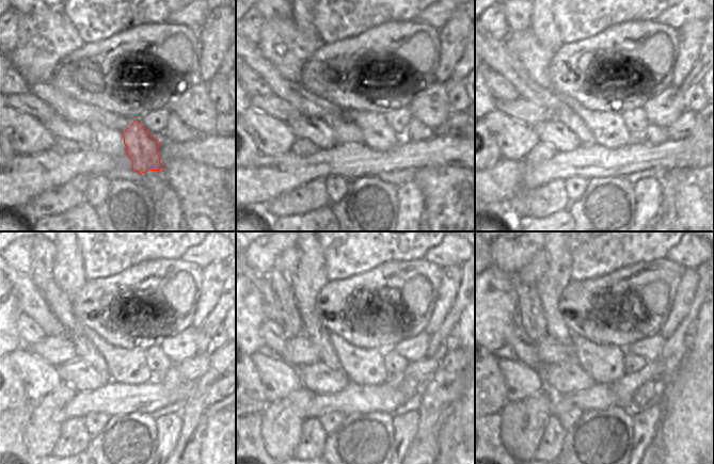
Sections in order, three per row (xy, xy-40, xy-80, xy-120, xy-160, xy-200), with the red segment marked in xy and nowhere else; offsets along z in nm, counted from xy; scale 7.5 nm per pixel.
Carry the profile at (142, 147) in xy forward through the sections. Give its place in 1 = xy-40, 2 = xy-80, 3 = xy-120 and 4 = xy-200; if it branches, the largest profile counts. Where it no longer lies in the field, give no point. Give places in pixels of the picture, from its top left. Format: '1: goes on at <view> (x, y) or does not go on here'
1: goes on at xy-40 (377, 136)
2: goes on at xy-80 (608, 129)
3: goes on at xy-120 (129, 367)
4: goes on at xy-200 (604, 364)

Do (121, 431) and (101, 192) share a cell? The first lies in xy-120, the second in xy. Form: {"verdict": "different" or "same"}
{"verdict": "different"}

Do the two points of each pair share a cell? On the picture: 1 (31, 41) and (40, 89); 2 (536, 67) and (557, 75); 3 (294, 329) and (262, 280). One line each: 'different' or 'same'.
1: different
2: different
3: different

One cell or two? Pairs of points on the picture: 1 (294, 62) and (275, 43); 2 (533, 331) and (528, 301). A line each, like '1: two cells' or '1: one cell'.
1: one cell
2: one cell

